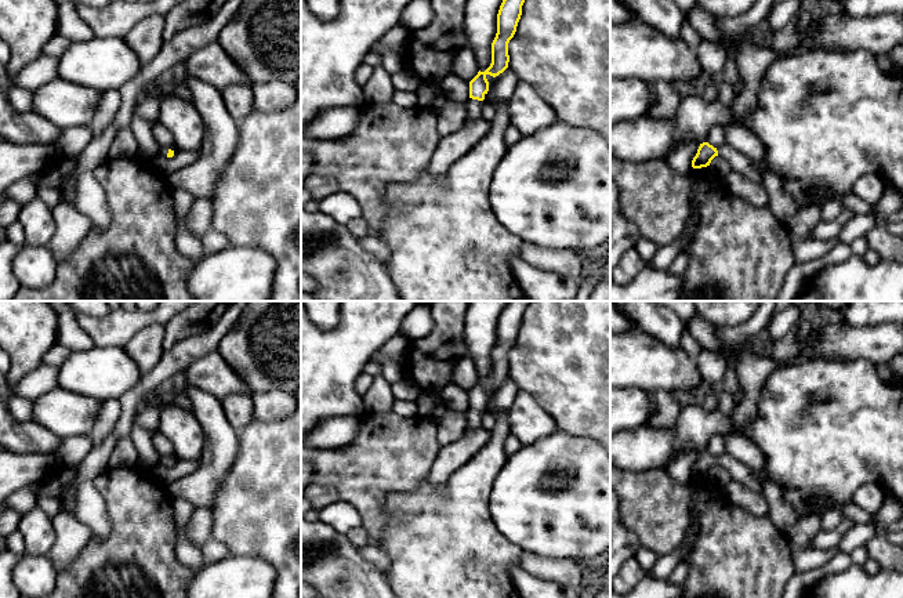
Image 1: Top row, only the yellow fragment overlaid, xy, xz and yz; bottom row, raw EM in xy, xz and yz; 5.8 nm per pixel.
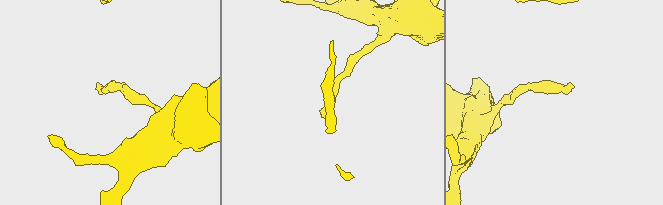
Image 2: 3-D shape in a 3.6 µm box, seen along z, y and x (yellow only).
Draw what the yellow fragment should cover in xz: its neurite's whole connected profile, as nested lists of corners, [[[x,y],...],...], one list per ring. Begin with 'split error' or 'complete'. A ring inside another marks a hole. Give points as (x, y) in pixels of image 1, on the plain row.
split error; [[[509,301],[503,309],[497,323],[497,343],[492,352],[492,373],[485,381],[469,391],[469,410],[467,412],[467,425],[469,428],[480,427],[480,417],[485,405],[489,401],[487,384],[496,387],[508,377],[508,352],[516,341],[522,325],[522,315],[532,301]]]

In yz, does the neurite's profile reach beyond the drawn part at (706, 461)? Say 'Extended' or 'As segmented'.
Extended

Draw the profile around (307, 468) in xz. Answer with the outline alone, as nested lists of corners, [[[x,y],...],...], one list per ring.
[[[301,461],[301,497],[305,488],[309,485],[313,476],[313,465],[309,461]]]

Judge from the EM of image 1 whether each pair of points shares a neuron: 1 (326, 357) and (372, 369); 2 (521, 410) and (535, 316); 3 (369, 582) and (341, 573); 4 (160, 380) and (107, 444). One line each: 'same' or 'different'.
1: different
2: different
3: same
4: same

